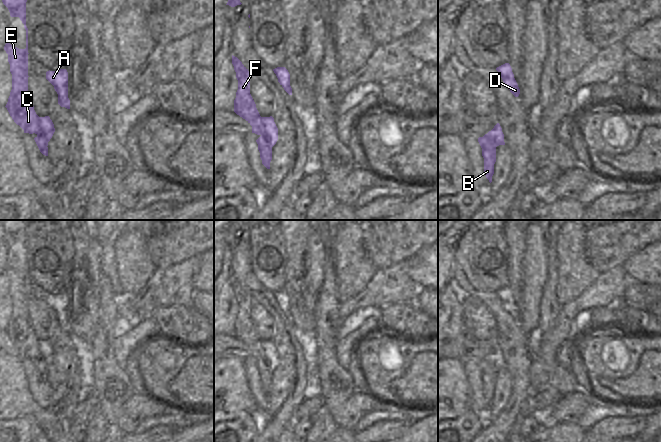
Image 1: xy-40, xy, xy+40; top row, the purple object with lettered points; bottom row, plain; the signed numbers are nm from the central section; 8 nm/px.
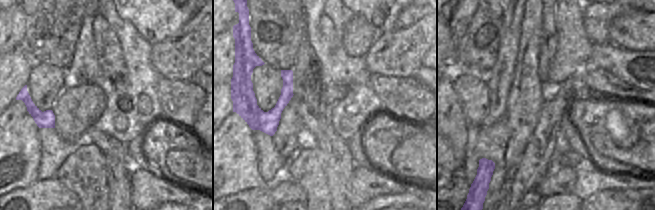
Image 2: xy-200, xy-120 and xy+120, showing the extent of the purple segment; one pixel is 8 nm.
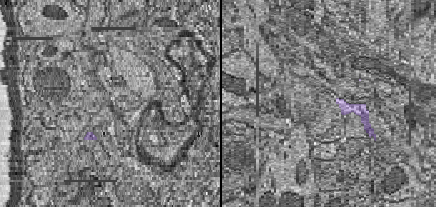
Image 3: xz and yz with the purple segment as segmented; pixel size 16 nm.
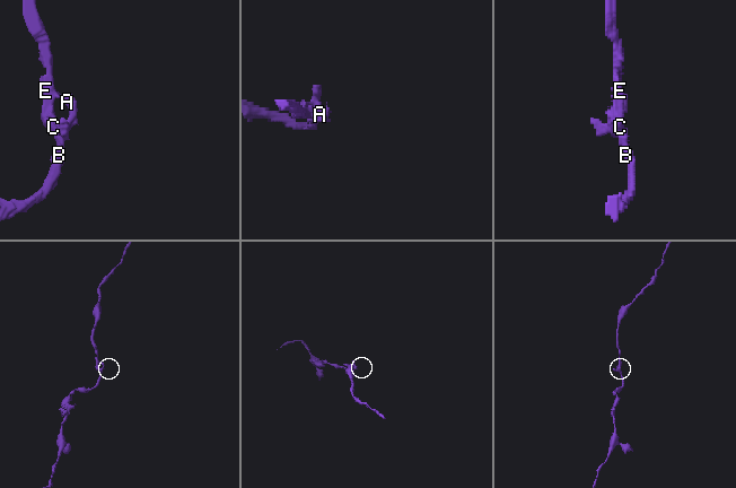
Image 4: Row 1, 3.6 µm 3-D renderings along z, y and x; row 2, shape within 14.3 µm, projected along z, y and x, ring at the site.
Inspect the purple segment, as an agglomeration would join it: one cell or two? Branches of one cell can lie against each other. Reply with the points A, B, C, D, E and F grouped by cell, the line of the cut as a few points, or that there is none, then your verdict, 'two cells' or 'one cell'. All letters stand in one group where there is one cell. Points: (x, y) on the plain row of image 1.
A B C D E F; no cut; one cell

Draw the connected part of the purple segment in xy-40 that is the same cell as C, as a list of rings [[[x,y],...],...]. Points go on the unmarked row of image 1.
[[[4,220],[2,226],[8,232],[11,241],[19,241],[24,252],[26,254],[26,272],[19,273],[8,266],[8,261],[6,260],[6,268],[4,274],[8,278],[8,286],[10,288],[10,296],[12,298],[12,314],[6,328],[6,332],[14,344],[14,346],[19,349],[24,357],[33,358],[37,360],[34,362],[40,376],[48,380],[48,366],[52,362],[55,352],[52,344],[49,340],[39,341],[32,328],[30,318],[28,316],[28,252],[26,250],[26,226],[27,222],[25,220]]]

